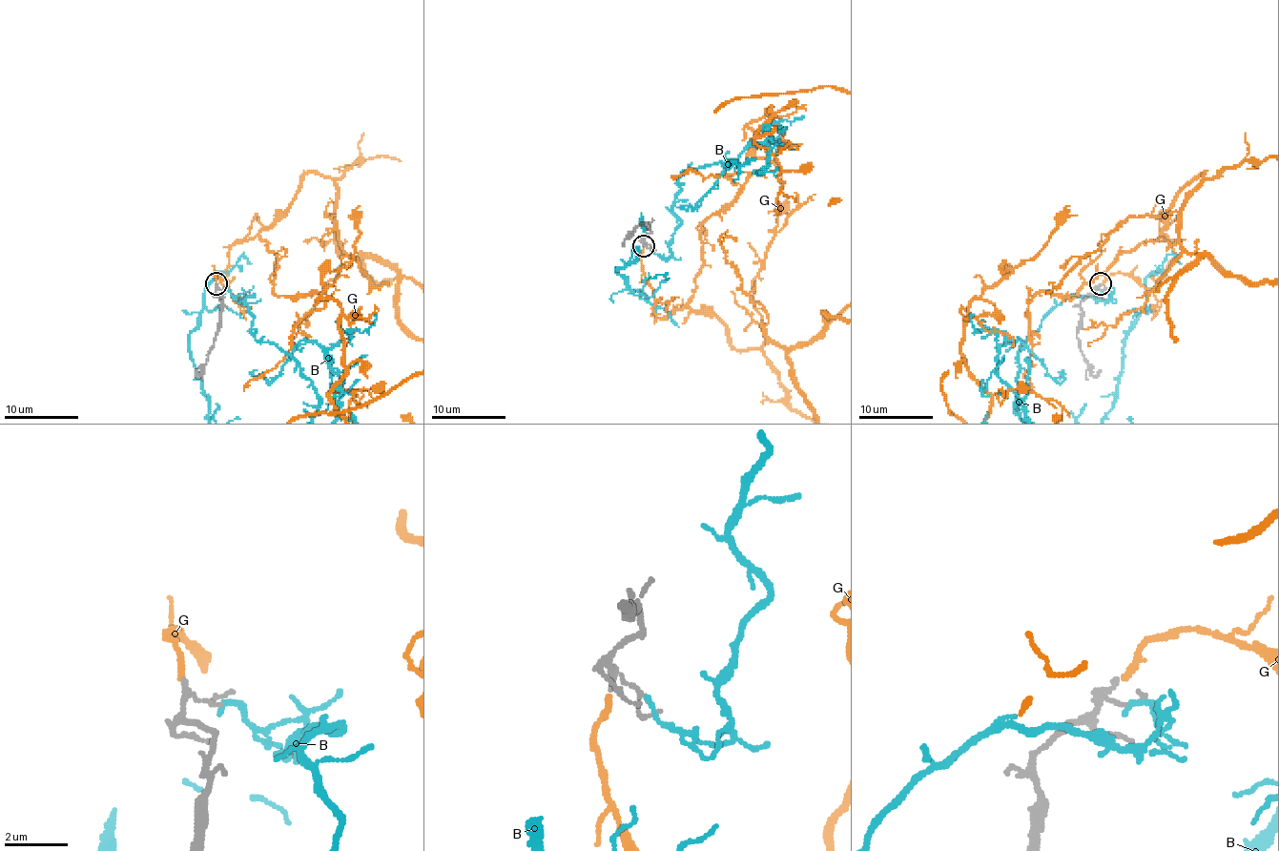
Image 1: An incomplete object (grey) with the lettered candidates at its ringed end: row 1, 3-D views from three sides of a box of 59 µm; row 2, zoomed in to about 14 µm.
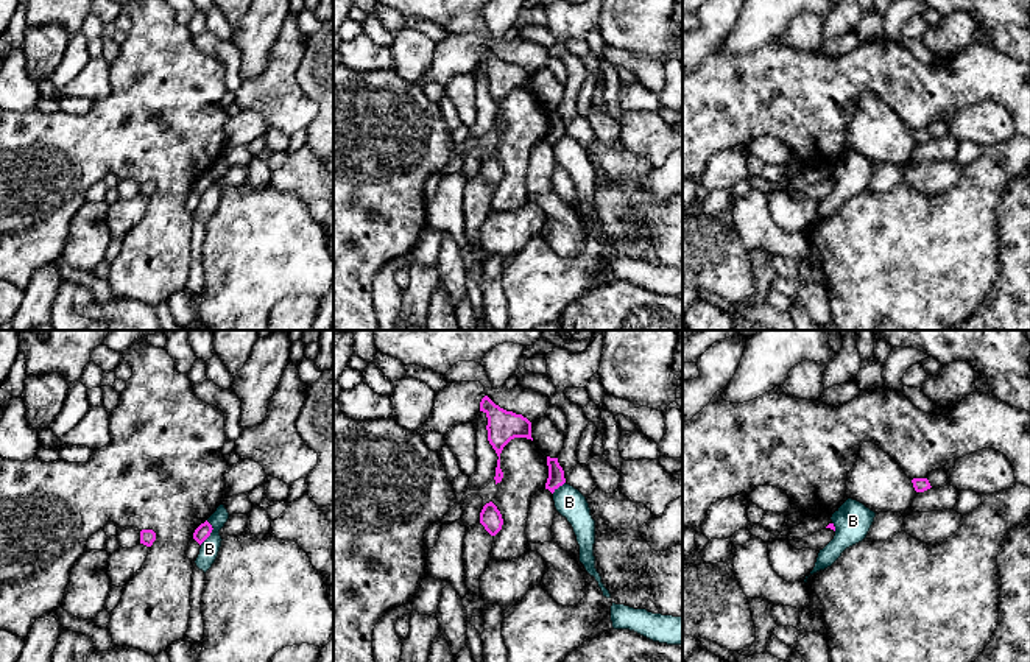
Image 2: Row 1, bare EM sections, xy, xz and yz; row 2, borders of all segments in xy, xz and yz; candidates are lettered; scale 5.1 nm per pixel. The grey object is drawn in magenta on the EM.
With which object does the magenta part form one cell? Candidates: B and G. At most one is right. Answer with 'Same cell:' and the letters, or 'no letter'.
Same cell: G

